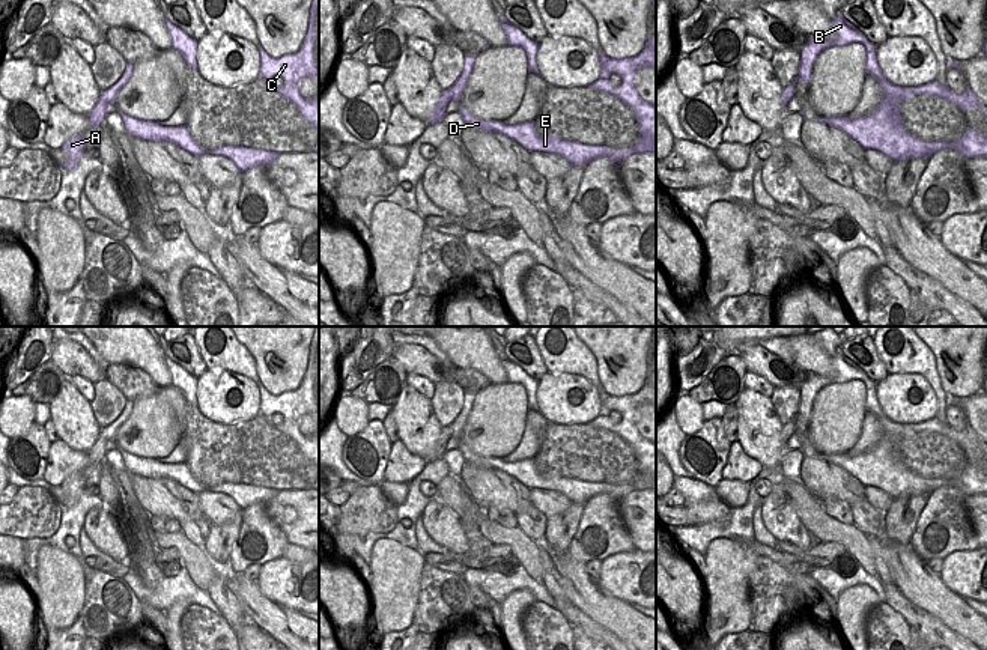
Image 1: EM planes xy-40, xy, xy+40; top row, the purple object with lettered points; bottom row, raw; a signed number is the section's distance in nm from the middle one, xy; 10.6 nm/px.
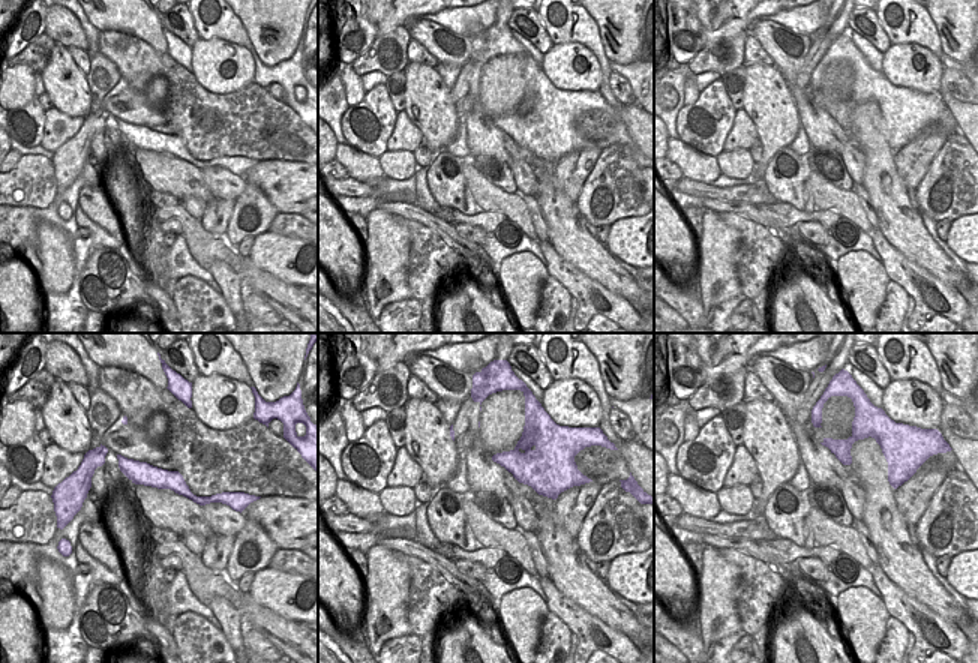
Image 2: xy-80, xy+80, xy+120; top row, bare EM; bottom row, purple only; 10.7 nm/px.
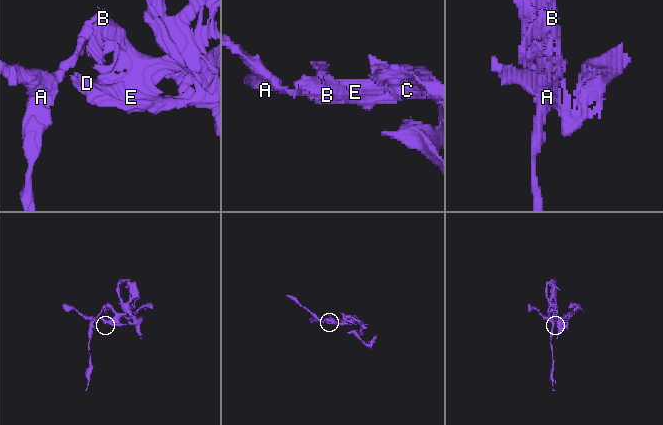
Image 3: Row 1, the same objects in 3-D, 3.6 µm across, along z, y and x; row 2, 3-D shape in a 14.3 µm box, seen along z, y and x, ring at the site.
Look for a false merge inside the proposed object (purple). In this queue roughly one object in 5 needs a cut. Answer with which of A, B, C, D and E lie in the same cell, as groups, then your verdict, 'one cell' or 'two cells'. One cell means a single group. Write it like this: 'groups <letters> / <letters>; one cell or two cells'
groups A / B C D E; two cells

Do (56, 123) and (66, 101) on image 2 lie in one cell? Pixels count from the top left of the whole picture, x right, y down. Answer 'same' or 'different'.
different

